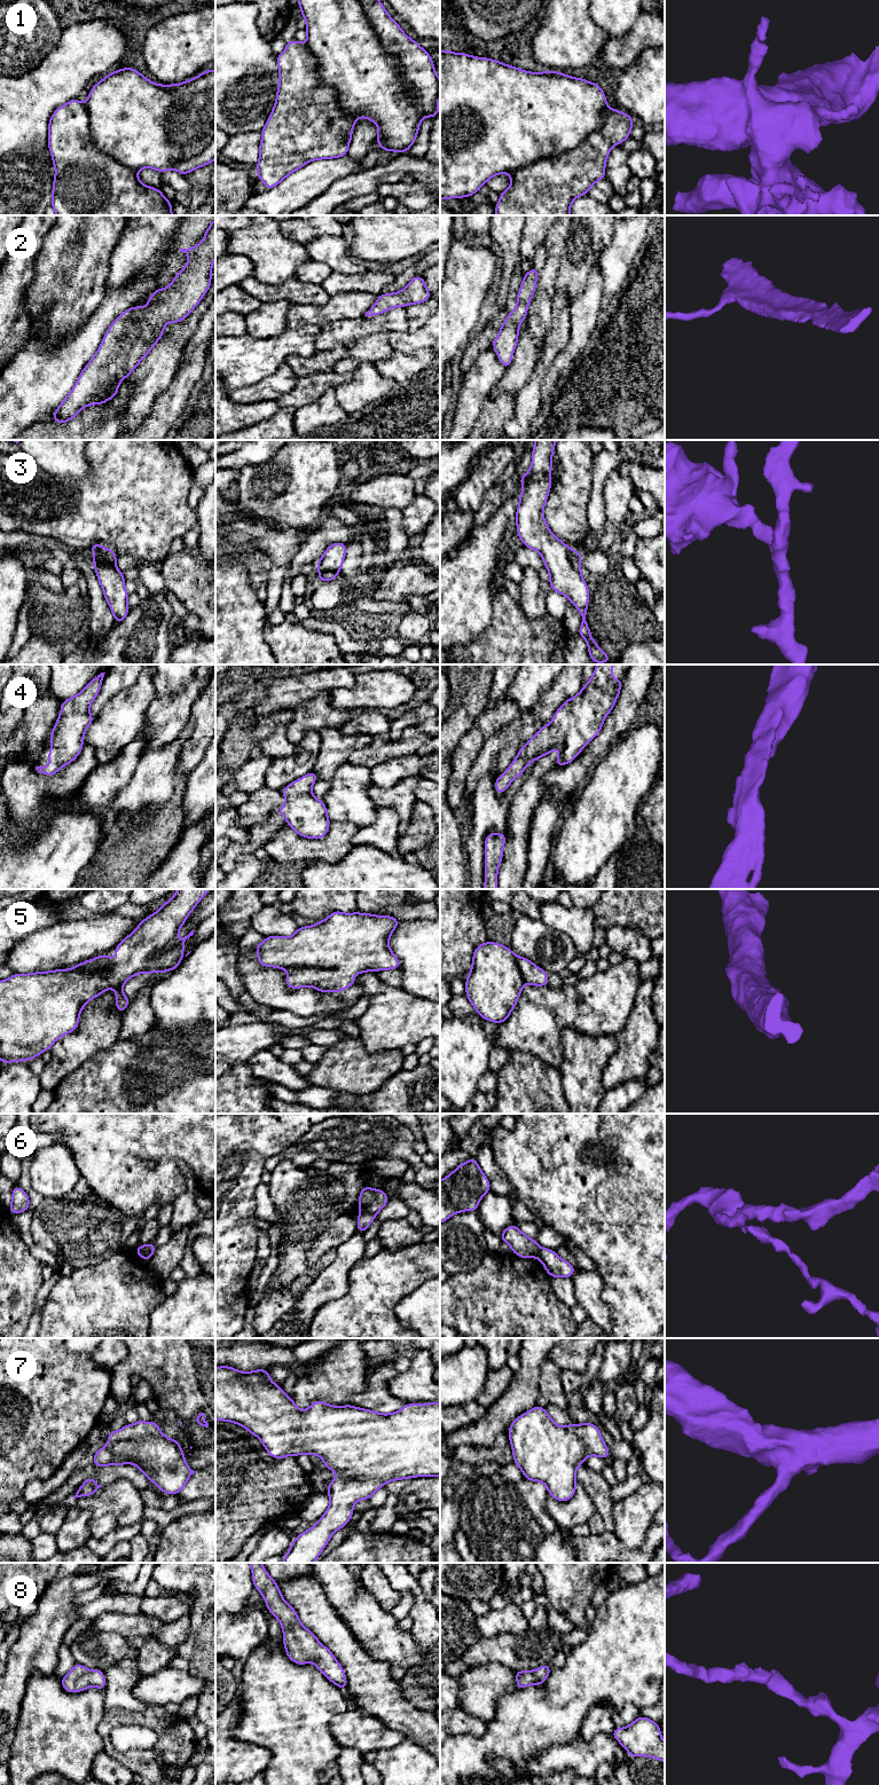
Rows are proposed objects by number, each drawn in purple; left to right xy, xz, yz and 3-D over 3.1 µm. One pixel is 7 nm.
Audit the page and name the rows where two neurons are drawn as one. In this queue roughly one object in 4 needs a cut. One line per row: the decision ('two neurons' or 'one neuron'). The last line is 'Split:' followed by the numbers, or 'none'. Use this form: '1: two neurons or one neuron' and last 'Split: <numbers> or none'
1: one neuron
2: one neuron
3: two neurons
4: one neuron
5: one neuron
6: two neurons
7: one neuron
8: one neuron
Split: 3, 6

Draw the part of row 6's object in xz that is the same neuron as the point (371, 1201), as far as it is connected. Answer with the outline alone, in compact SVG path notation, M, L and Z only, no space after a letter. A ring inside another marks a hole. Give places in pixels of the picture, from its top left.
M366 1186L360 1192L358 1209L360 1212L377 1216L389 1201L390 1198L383 1189L374 1189Z

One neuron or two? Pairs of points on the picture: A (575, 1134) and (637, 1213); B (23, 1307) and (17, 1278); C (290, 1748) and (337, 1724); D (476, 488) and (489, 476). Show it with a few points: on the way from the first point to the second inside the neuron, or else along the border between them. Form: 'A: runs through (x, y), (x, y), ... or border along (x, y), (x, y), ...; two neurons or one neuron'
A: runs through (585, 1154), (622, 1194); one neuron
B: runs through (20, 1300), (17, 1284); one neuron
C: border along (348, 1708), (330, 1722), (330, 1732), (340, 1747); two neurons
D: runs through (479, 485), (486, 478); one neuron

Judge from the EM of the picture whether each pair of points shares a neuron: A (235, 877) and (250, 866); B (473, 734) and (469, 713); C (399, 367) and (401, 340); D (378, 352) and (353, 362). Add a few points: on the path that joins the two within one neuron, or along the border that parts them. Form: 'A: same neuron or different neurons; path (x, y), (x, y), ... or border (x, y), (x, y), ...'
A: same neuron; path (238, 877), (246, 870)
B: different neurons; border (487, 706), (456, 748)
C: different neurons; border (426, 347), (418, 348), (410, 354), (393, 350)
D: same neuron; path (373, 352), (363, 352), (359, 356)

